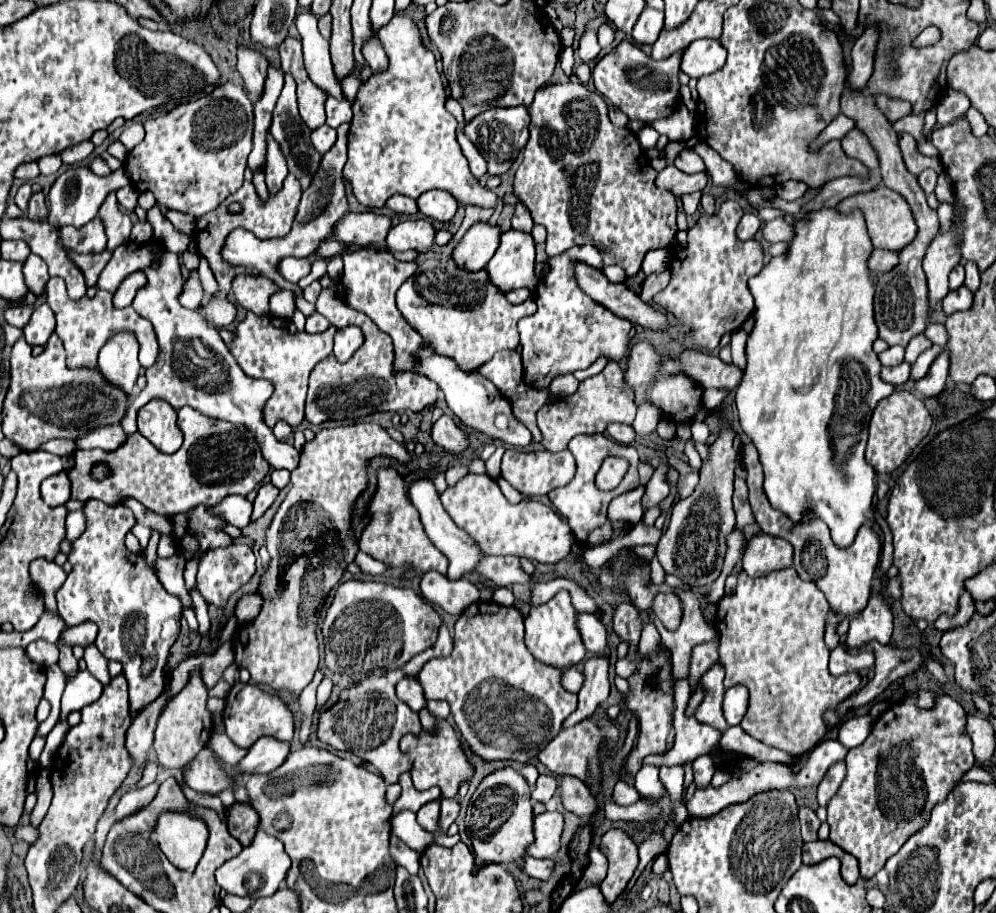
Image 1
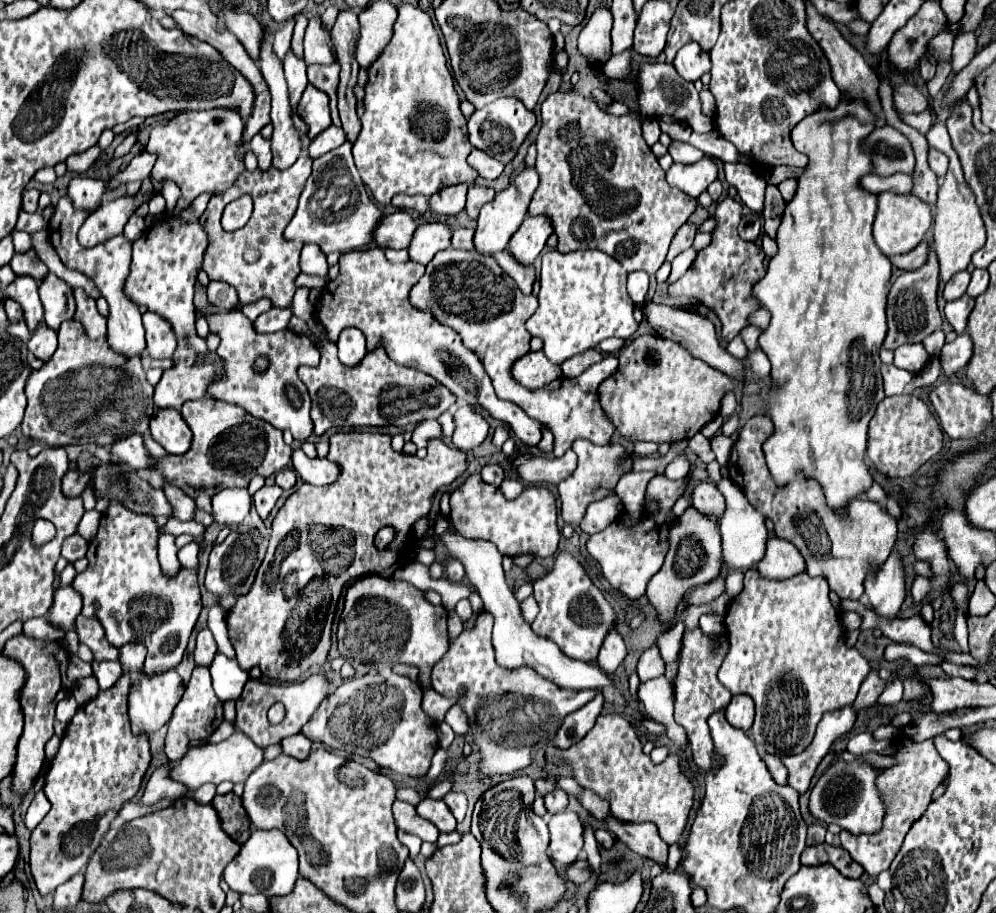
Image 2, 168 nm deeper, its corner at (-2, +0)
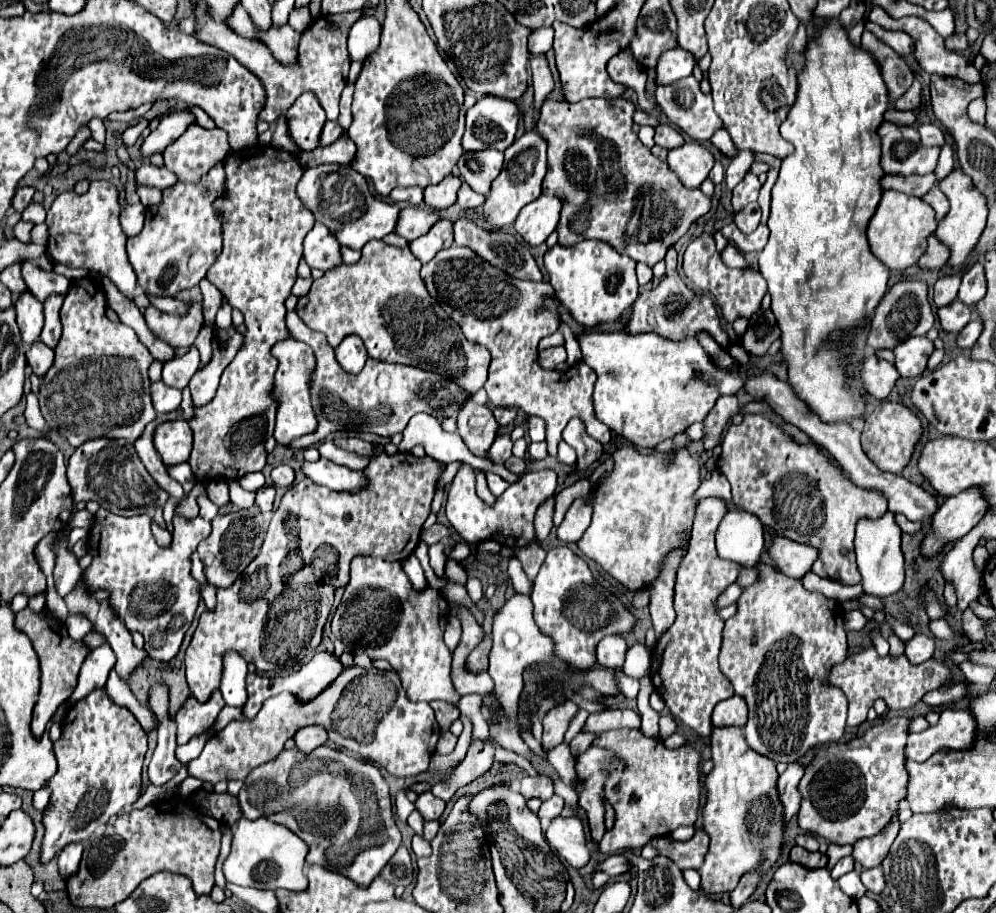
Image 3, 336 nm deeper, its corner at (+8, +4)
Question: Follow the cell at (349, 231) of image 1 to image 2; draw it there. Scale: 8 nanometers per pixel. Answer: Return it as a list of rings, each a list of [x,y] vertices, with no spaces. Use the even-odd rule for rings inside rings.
[[[409,212],[389,214],[375,230],[375,244],[381,248],[407,248],[417,226],[417,220]]]

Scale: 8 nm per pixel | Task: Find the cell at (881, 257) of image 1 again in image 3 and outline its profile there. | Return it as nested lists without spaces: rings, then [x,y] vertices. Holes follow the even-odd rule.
[[[929,236],[929,238],[927,238],[927,248],[925,248],[923,256],[919,258],[917,266],[919,266],[919,268],[927,268],[927,270],[941,268],[941,266],[945,264],[945,256],[949,256],[947,248],[945,248],[935,236]]]

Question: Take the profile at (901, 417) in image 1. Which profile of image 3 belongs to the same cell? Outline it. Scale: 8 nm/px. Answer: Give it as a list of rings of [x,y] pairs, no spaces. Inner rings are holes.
[[[883,400],[879,406],[875,406],[873,412],[865,416],[865,426],[861,432],[861,446],[879,470],[899,474],[909,464],[921,436],[923,436],[923,424],[911,408],[899,402]]]

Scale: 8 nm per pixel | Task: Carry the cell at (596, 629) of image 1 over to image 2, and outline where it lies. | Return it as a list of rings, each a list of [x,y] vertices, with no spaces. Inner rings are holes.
[[[611,630],[609,636],[605,638],[605,642],[601,646],[601,652],[599,652],[599,658],[597,658],[599,668],[603,668],[605,672],[611,674],[625,660],[625,656],[627,656],[627,648],[625,648],[623,638],[615,630]]]

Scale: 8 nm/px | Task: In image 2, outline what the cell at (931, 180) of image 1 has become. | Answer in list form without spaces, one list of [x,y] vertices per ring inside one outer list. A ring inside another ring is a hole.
[[[929,148],[929,166],[937,176],[943,176],[947,172],[947,164],[949,164],[949,160],[943,152],[939,152],[935,148]]]

